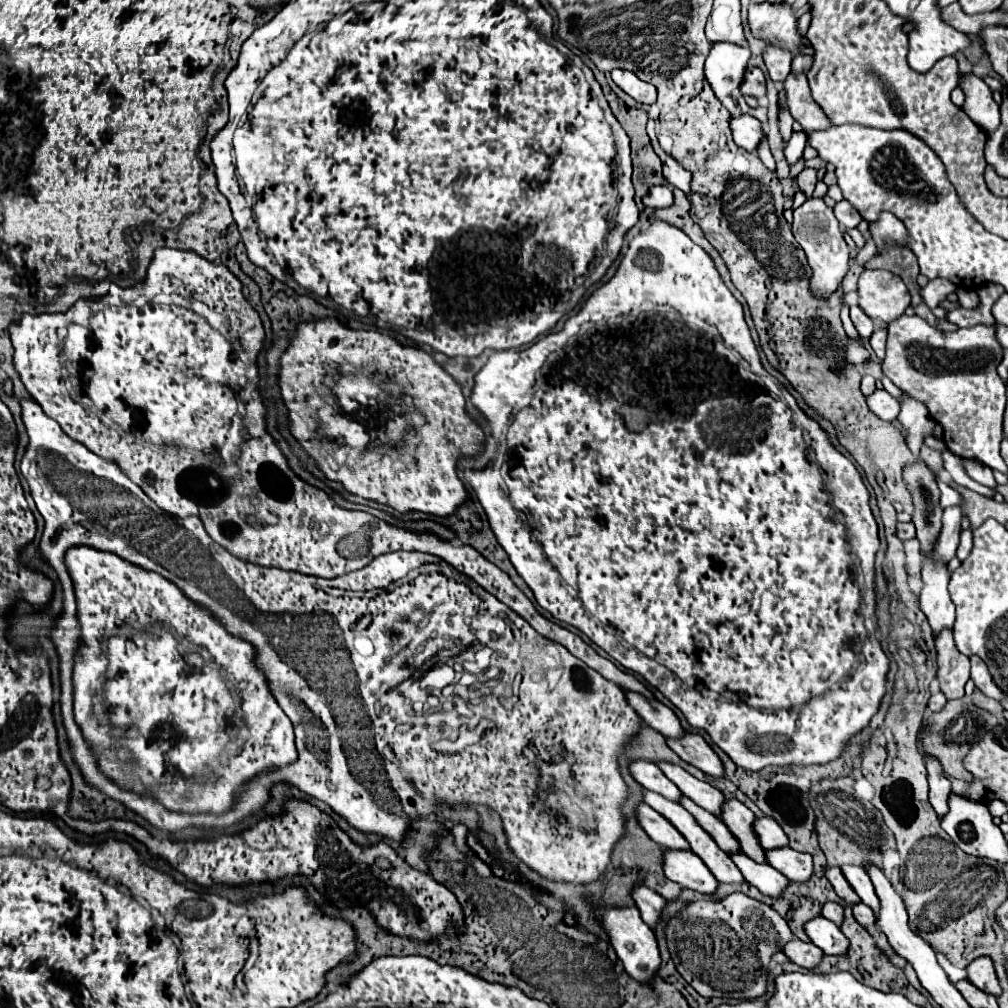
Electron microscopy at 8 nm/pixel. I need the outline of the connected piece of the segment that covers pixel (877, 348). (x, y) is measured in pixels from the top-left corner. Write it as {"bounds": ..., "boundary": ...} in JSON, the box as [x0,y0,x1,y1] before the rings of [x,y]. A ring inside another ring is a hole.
{"bounds":[870,327,886,359],"boundary":[[[878,327],[878,329],[872,333],[872,337],[870,337],[870,345],[872,345],[874,353],[876,353],[880,359],[884,359],[884,349],[886,349],[886,329]]]}

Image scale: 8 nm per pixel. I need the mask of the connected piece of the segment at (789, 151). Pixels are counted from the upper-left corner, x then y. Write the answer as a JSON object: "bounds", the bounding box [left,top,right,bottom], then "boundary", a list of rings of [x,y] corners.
{"bounds":[784,131,806,163],"boundary":[[[794,131],[790,141],[786,143],[786,149],[784,149],[784,155],[788,159],[788,163],[796,163],[800,157],[802,157],[802,151],[806,147],[806,133],[804,131]]]}

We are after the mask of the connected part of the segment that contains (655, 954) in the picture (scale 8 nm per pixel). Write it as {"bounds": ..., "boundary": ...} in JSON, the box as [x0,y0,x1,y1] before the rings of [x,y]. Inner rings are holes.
{"bounds":[598,907,662,985],"boundary":[[[632,907],[632,909],[602,909],[602,913],[598,913],[598,919],[602,919],[602,925],[604,925],[606,933],[610,935],[612,947],[614,947],[618,959],[622,961],[626,973],[634,981],[644,983],[644,985],[650,985],[650,981],[654,979],[656,971],[662,965],[662,959],[660,959],[660,949],[658,949],[656,935],[642,921],[638,909],[636,907]]]}

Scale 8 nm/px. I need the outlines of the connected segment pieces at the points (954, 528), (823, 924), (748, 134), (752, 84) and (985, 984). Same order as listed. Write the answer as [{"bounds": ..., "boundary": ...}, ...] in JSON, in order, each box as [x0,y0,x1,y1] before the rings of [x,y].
[{"bounds":[934,505,962,561],"boundary":[[[952,505],[944,509],[944,517],[942,517],[942,531],[940,537],[936,541],[934,547],[934,557],[942,559],[942,561],[950,561],[956,555],[958,543],[960,543],[960,523],[962,523],[962,507],[960,505]]]},{"bounds":[806,917,848,955],"boundary":[[[816,917],[806,923],[806,933],[810,941],[820,947],[826,955],[844,955],[848,949],[846,935],[840,931],[840,927],[824,917]]]},{"bounds":[730,115,764,151],"boundary":[[[740,115],[730,121],[730,129],[734,135],[734,143],[744,147],[746,151],[756,151],[764,139],[764,129],[758,119],[752,115]]]},{"bounds":[740,65,766,99],"boundary":[[[750,65],[748,71],[746,71],[746,77],[744,77],[744,83],[742,83],[740,91],[742,91],[744,95],[752,95],[752,97],[756,97],[756,99],[766,97],[766,81],[764,81],[764,73],[762,73],[758,67]]]},{"bounds":[968,957,1002,995],"boundary":[[[978,957],[968,965],[968,979],[986,993],[992,993],[992,995],[1002,993],[1000,981],[994,973],[994,961],[990,961],[990,957]]]}]

